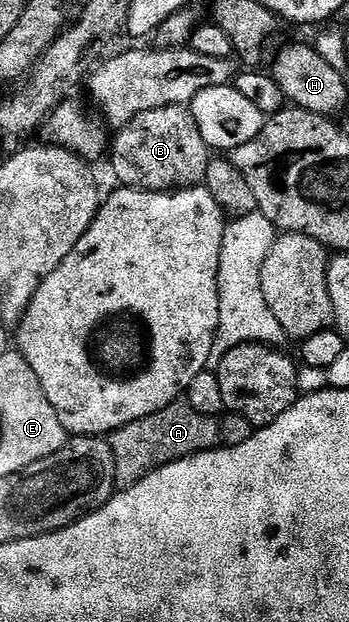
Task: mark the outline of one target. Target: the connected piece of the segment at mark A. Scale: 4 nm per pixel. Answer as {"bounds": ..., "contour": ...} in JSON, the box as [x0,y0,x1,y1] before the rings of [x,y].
{"bounds":[107,400,220,488],"contour":[[[187,400],[172,402],[167,404],[167,408],[159,408],[159,412],[143,416],[143,420],[131,420],[131,424],[108,435],[107,441],[115,464],[113,481],[121,488],[134,486],[139,484],[139,480],[167,464],[218,449],[220,440],[217,418],[195,412],[195,408],[191,408]]]}

